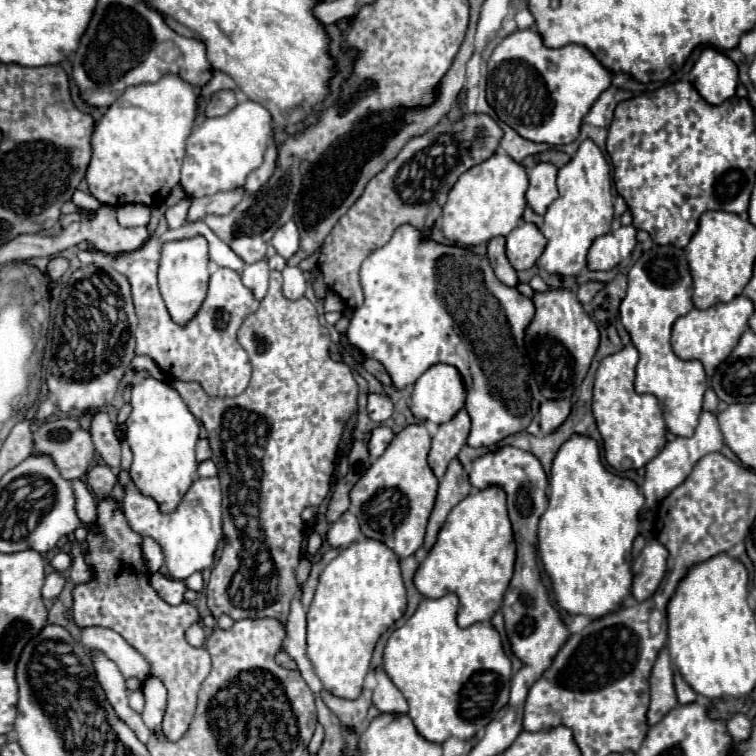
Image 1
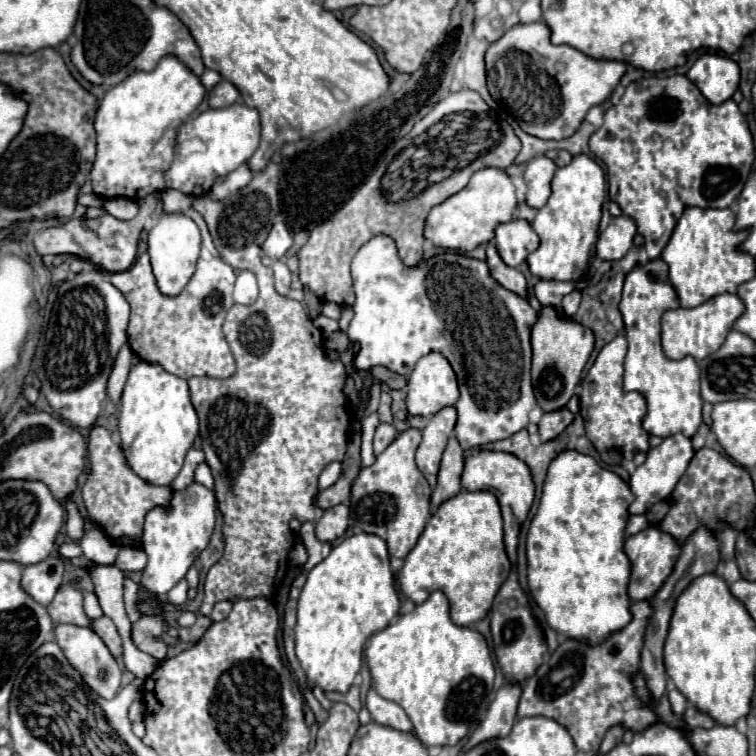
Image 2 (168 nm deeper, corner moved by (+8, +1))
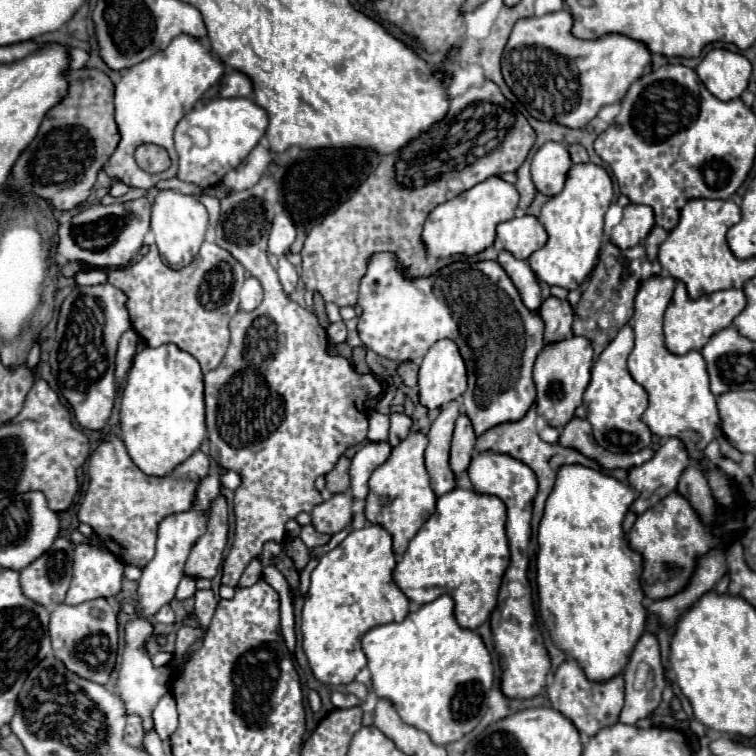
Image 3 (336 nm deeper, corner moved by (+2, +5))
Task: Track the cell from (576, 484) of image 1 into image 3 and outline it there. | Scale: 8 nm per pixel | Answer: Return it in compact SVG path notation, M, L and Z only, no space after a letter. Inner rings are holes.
M565 464L539 522L539 612L555 646L575 658L589 680L619 674L645 630L647 614L639 584L643 558L629 548L621 528L635 498L637 492L601 470Z

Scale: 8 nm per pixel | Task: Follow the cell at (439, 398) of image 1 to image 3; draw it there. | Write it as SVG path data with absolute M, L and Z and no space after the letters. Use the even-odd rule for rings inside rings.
M453 340L435 342L419 368L419 404L433 410L461 396L467 388L465 362Z

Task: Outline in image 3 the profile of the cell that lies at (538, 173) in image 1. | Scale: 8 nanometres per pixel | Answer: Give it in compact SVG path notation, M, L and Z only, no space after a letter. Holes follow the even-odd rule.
M547 142L541 146L531 162L531 176L537 192L545 196L555 196L563 190L565 174L571 166L567 144Z

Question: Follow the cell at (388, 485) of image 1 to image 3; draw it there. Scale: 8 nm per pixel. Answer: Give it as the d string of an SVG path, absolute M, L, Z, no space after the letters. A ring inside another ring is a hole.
M411 432L401 440L385 464L381 464L369 478L369 494L365 498L365 516L371 524L383 526L393 538L393 552L403 556L409 540L419 532L419 528L435 512L437 496L429 484L429 474L423 464L423 452L427 448L427 436L421 432Z

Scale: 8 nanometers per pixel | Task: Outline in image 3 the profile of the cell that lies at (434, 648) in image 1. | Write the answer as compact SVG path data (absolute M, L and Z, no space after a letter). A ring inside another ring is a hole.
M443 594L443 596L435 598L435 600L429 602L429 604L423 604L417 612L411 612L411 614L409 614L403 622L399 622L399 624L393 622L393 624L383 624L383 626L371 628L371 630L363 636L363 652L367 654L367 660L369 660L367 666L369 666L369 670L371 670L371 680L373 680L373 690L375 690L375 694L377 694L379 698L385 698L385 700L393 702L393 706L397 708L397 712L401 714L401 718L403 718L405 722L409 722L411 726L417 726L419 730L425 730L435 744L445 746L445 744L451 744L451 742L461 740L461 738L463 738L465 734L469 734L469 732L481 722L481 718L485 716L485 712L487 712L487 700L485 700L485 696L489 694L489 690L491 690L491 686L493 686L493 662L491 662L491 654L487 652L487 648L485 648L485 644L483 644L483 640L481 640L481 636L479 636L477 632L465 630L465 628L461 628L461 626L457 624L457 620L455 620L455 616L453 616L453 598L451 598L451 596Z

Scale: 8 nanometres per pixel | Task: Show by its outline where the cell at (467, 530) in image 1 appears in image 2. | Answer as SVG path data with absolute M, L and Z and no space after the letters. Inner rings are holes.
M463 490L431 514L417 544L405 556L397 582L403 596L415 604L421 604L435 590L443 592L451 604L451 620L457 626L473 626L489 614L509 568L503 546L503 520L495 494Z

